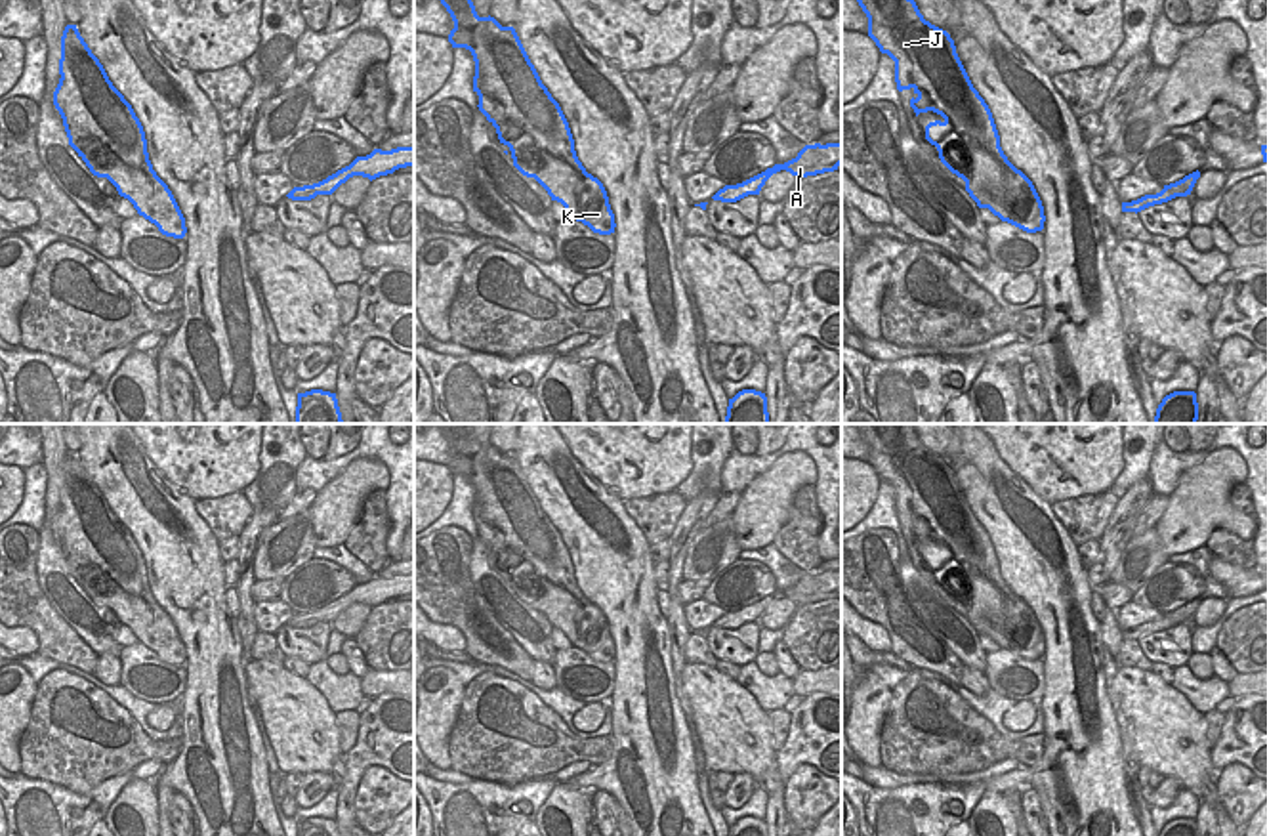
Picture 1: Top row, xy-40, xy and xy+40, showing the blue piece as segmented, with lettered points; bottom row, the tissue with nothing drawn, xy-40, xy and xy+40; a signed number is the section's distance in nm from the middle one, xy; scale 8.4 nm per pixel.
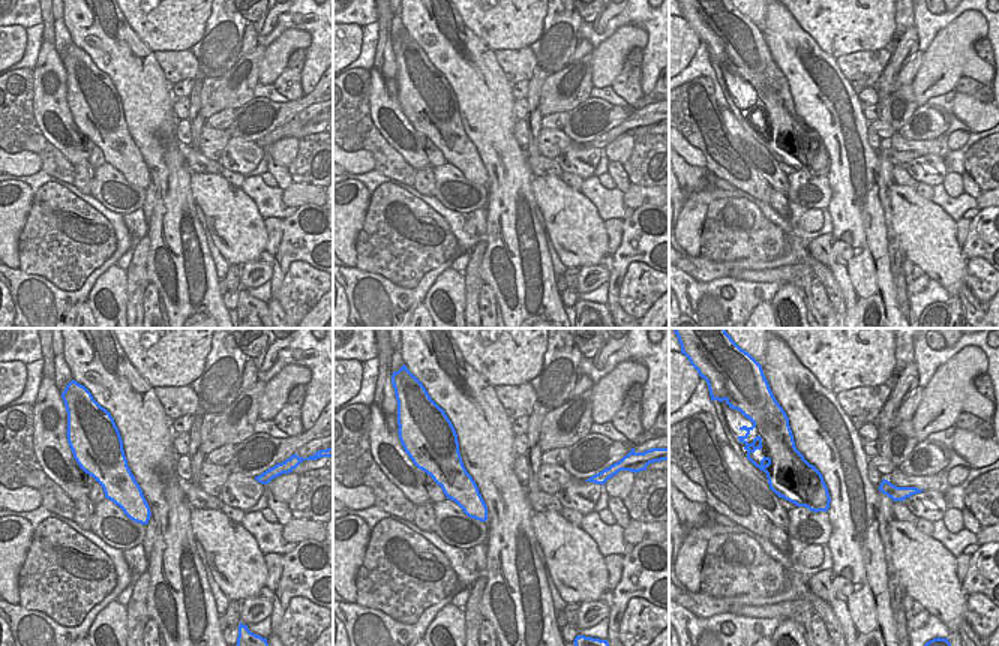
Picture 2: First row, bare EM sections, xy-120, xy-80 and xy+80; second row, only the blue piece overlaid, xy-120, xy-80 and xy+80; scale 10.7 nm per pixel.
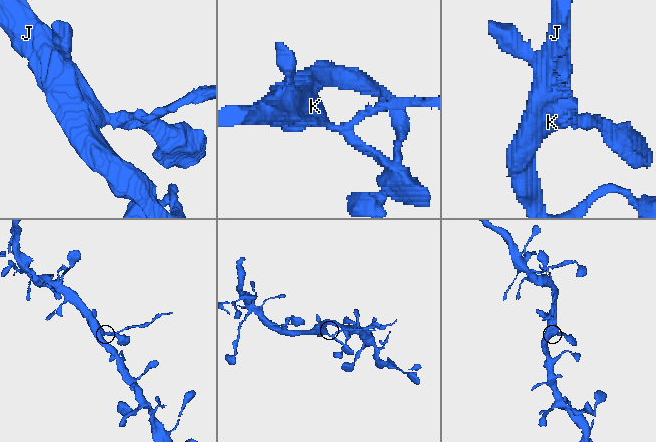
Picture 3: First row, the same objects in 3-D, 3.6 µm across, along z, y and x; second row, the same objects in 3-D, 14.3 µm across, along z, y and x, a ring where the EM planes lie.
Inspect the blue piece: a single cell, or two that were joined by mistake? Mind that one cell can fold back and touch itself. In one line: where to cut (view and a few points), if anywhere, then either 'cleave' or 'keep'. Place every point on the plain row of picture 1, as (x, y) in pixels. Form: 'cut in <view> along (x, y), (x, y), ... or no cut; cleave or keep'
cut in xy along (733, 613), (747, 623); cleave

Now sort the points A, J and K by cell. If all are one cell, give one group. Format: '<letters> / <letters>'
A / J K

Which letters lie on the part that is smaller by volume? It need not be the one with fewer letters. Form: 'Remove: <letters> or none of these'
Remove: A

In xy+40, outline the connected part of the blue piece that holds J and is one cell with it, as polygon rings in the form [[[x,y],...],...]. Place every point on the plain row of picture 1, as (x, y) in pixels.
[[[910,424],[855,426],[868,445],[868,464],[895,489],[897,517],[912,515],[918,523],[910,527],[916,544],[933,538],[945,546],[925,554],[925,567],[937,575],[941,590],[966,609],[966,618],[979,636],[988,636],[1002,649],[1027,660],[1042,658],[1042,628],[1032,609],[1004,582],[992,540],[973,515],[950,462],[925,449]]]

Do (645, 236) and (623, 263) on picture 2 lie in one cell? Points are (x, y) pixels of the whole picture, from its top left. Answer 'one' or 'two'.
one

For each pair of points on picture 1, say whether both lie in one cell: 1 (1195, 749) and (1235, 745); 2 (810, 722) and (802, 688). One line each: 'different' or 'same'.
1: different
2: different

